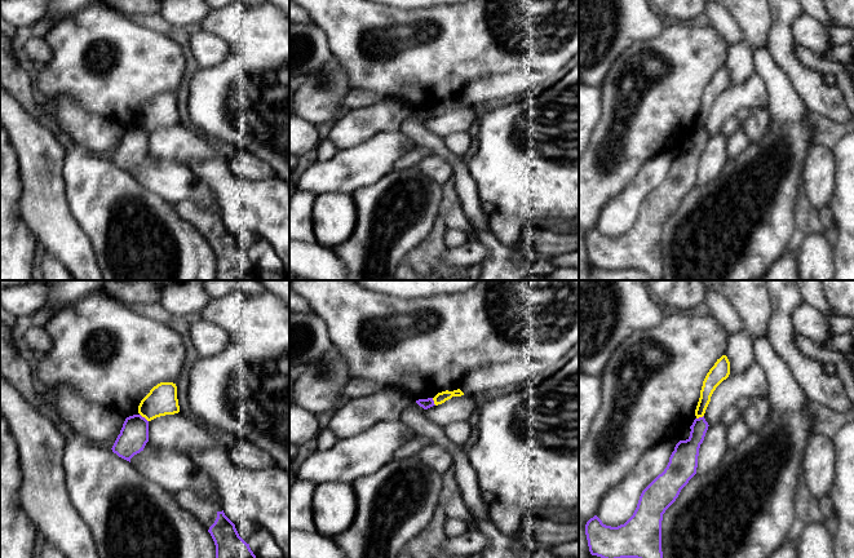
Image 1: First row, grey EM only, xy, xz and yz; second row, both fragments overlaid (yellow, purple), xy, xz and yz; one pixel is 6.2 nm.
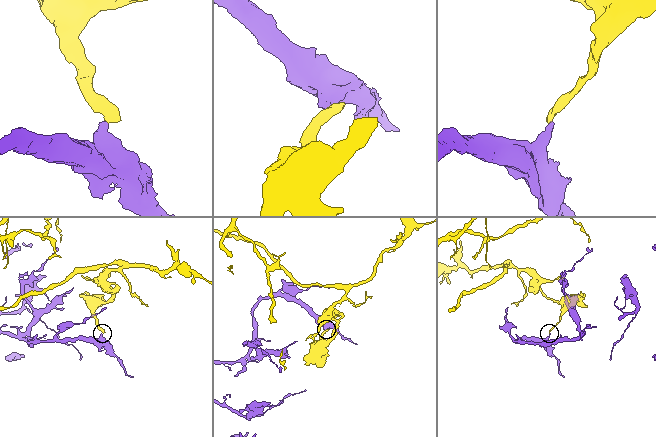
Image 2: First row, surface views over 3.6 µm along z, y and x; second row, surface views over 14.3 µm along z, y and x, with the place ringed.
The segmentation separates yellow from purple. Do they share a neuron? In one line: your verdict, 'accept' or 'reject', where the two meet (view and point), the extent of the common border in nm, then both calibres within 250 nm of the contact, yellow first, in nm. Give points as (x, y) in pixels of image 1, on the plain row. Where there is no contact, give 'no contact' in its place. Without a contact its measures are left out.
reject; contact xy (144, 127); length 80 nm; calibres 190 and 180 nm

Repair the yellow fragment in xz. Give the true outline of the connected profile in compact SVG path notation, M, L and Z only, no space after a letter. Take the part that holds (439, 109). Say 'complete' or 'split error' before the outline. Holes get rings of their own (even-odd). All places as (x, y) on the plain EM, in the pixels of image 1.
complete; M460 99L453 101L453 102L446 101L446 102L438 103L438 105L433 108L433 111L434 111L434 115L438 116L438 115L442 115L442 114L444 114L446 111L451 110L452 107L461 107L461 106L464 106L464 103L463 103Z

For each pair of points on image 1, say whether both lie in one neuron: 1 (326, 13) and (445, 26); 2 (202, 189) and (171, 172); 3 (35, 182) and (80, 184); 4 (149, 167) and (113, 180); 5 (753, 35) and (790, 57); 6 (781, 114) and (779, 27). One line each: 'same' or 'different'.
1: same
2: same
3: different
4: different
5: different
6: different

